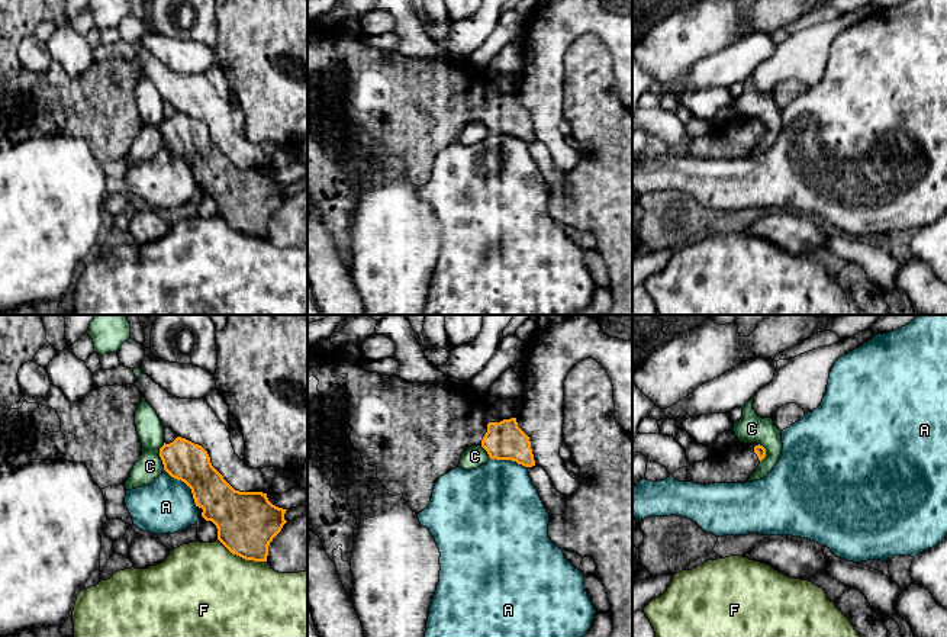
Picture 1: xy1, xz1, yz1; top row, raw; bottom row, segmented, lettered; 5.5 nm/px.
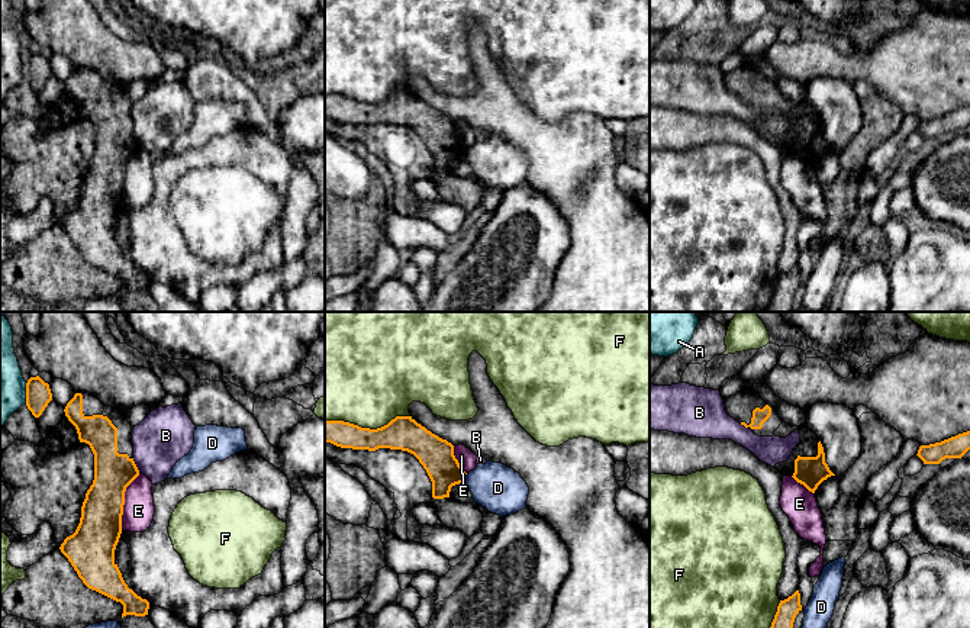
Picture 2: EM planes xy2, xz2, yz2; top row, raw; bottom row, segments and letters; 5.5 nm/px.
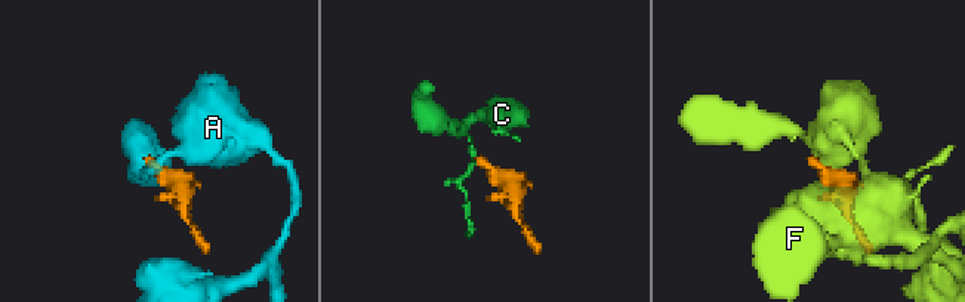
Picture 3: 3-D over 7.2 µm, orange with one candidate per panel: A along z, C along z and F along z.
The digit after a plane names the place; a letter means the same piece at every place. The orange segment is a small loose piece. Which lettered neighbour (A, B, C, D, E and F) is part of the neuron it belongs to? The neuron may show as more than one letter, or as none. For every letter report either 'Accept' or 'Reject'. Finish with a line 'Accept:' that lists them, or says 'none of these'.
A: Reject
B: Reject
C: Reject
D: Reject
E: Reject
F: Reject
Accept: none of these

